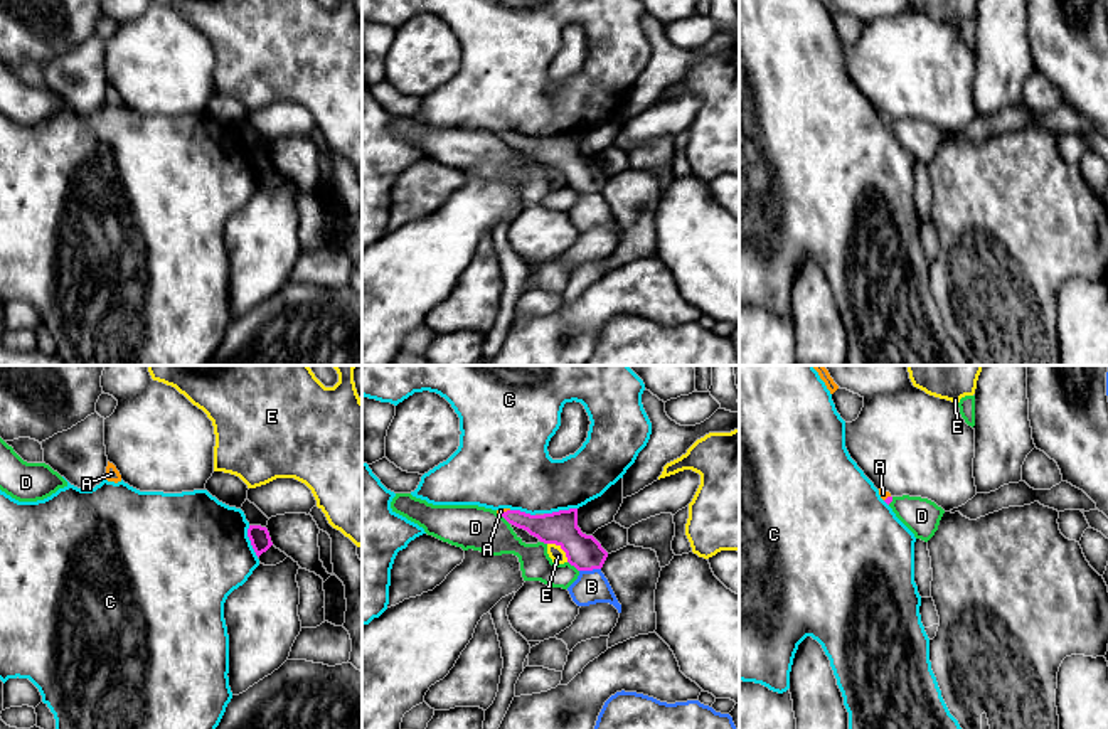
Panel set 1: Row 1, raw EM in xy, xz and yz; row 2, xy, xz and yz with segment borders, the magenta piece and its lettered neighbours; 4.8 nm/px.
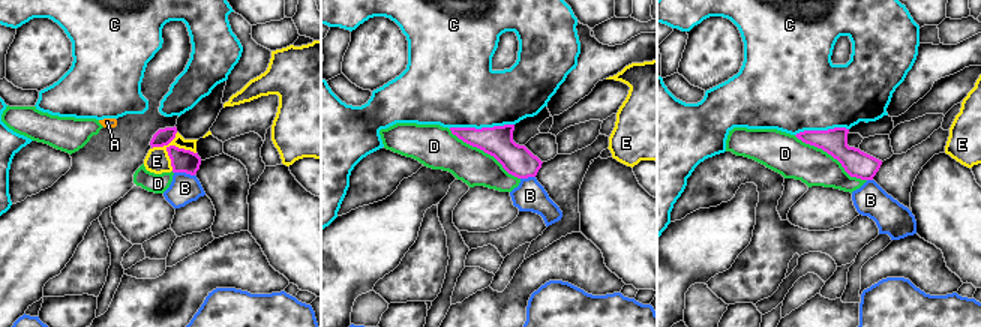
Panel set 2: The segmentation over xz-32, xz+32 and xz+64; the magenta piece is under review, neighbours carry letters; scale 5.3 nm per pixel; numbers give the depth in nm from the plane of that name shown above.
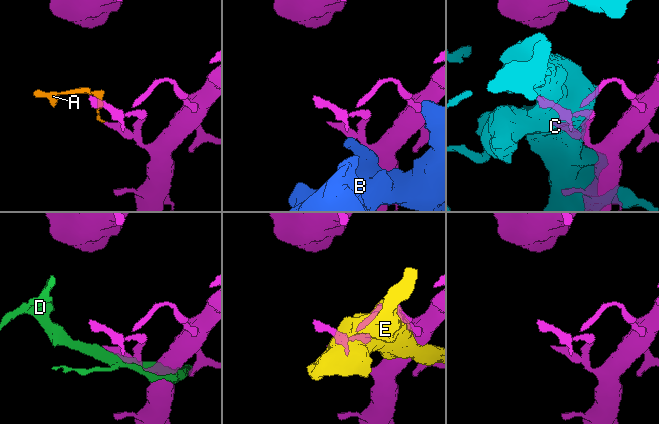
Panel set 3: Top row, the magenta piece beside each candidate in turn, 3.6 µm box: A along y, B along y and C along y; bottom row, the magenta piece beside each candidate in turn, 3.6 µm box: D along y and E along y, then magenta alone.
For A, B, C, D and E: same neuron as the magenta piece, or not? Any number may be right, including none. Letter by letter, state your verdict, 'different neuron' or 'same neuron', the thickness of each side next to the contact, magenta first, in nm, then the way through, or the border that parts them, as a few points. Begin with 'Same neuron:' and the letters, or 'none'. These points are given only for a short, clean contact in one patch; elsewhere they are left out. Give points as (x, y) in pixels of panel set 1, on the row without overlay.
Same neuron: A
A: same neuron; calibres 140 and 20 nm; way xz (553, 150), (536, 148), (504, 135), (500, 133)
B: different neuron; calibres 170 and 160 nm
C: different neuron; calibres 170 and 340 nm
D: different neuron; calibres 170 and 150 nm
E: different neuron; calibres 170 and 70 nm

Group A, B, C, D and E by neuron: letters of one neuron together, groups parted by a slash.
A / B / C / D / E

